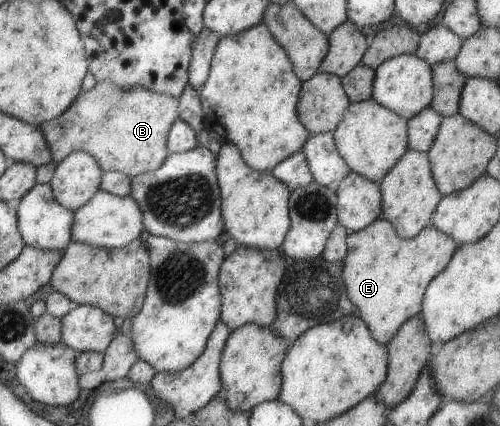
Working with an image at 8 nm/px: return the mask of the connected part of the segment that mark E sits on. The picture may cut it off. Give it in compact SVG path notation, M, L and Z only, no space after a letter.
M385 219L374 220L361 230L348 232L346 238L347 252L341 268L342 281L348 299L357 310L356 315L364 322L374 340L379 344L386 345L408 318L419 315L428 284L432 278L444 270L457 246L448 234L442 234L431 223L424 226L419 234L410 239L400 238Z

